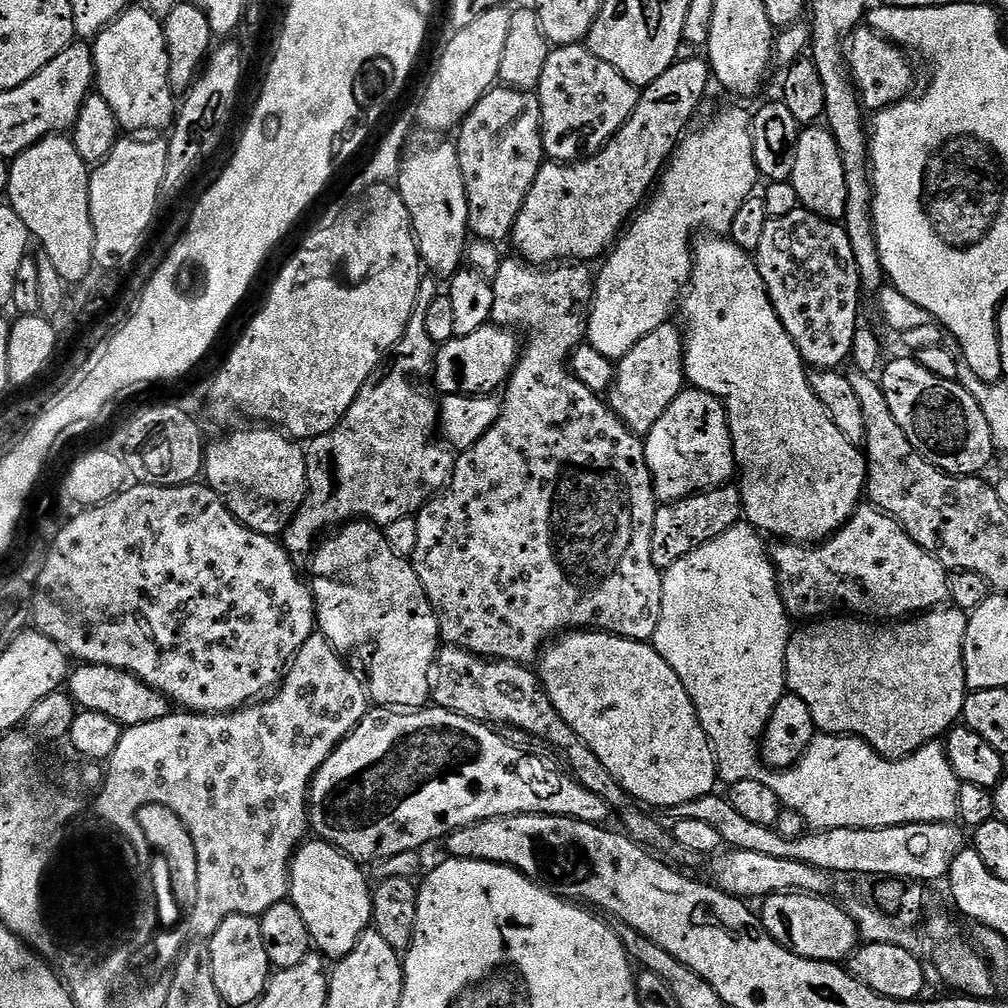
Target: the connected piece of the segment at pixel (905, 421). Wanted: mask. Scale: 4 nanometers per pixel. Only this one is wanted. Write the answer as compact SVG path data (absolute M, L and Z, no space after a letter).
M908 359L912 360L892 360L889 364L887 361L882 368L884 376L879 377L880 388L886 394L886 402L890 405L890 414L894 414L898 426L902 426L902 434L910 438L910 446L914 446L920 457L931 462L935 468L941 468L955 476L980 476L983 468L994 457L994 449L990 426L987 425L982 410L978 410L978 402L974 402L974 398L970 398L970 394L966 394L963 386L955 380L938 378L938 374L926 370L926 366L922 366L919 359Z

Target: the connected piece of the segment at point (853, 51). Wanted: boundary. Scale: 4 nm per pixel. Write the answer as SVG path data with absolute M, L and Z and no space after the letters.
M861 26L855 28L848 37L846 45L846 59L852 73L852 82L856 86L856 93L860 95L860 103L869 113L875 114L888 108L891 104L898 104L909 95L912 88L912 64L904 57L905 49L899 44L893 44L891 40L880 36L874 29Z

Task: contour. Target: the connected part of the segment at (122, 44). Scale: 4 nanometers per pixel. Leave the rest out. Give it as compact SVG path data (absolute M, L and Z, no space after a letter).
M130 7L117 20L96 33L91 50L92 60L96 64L94 84L98 89L98 95L110 102L110 110L114 110L114 118L125 133L156 134L159 133L156 132L159 128L171 129L178 111L178 100L168 77L168 47L161 17L147 8Z

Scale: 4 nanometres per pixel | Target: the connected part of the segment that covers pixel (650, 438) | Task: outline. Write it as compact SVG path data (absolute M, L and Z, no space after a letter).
M688 386L666 406L666 414L654 422L644 440L644 453L648 469L652 472L652 482L656 489L656 499L661 505L672 504L676 500L684 500L696 492L709 492L712 488L721 488L737 475L736 455L732 449L732 435L728 425L728 415L724 402L714 394L703 392Z

